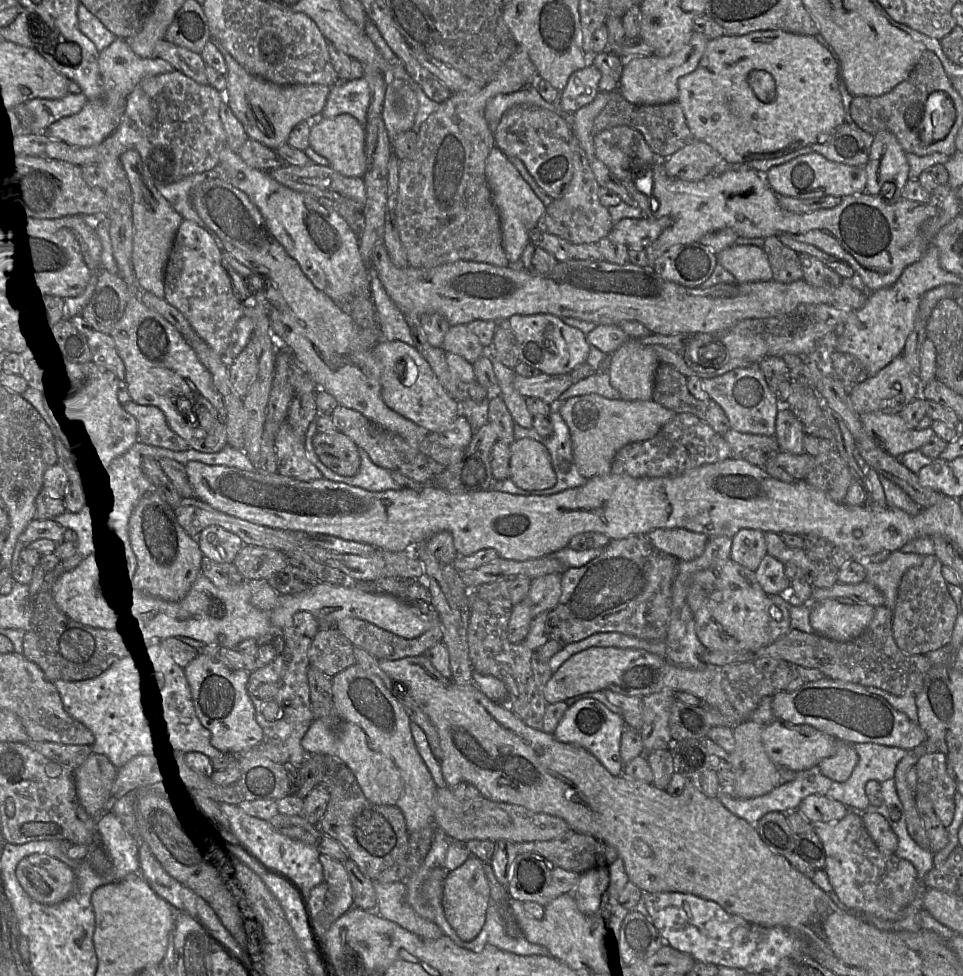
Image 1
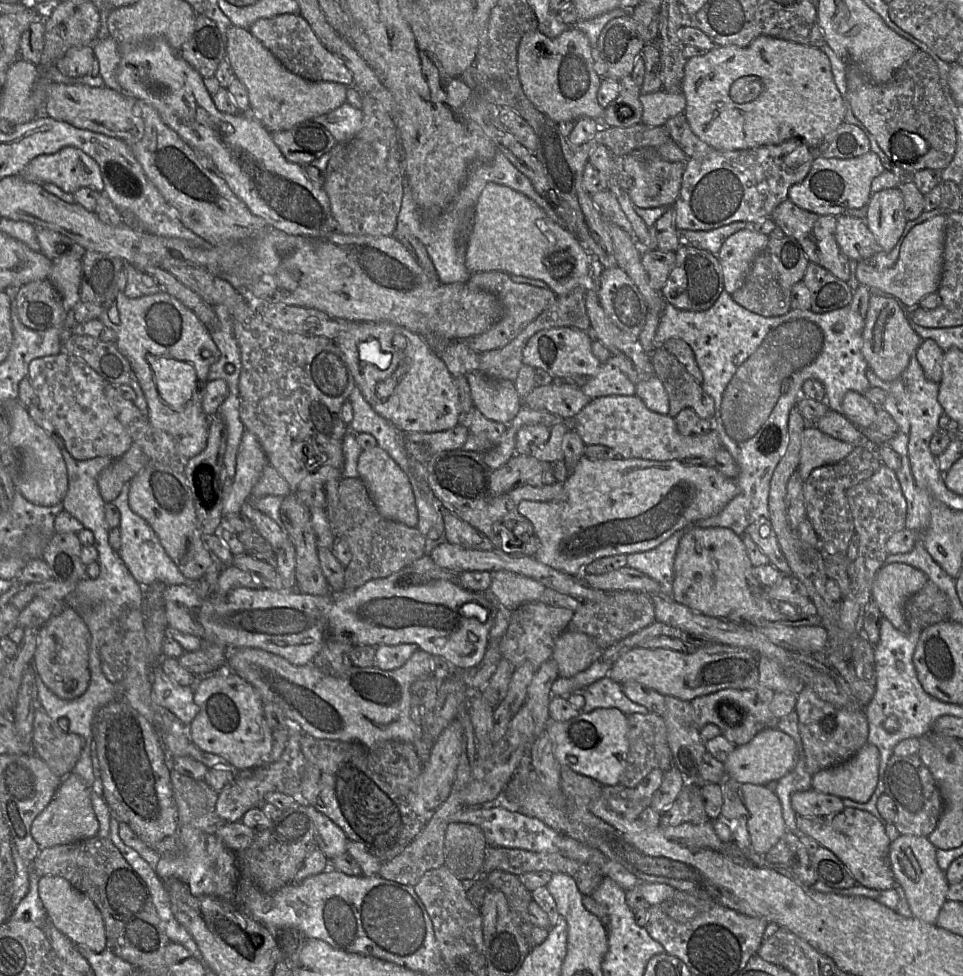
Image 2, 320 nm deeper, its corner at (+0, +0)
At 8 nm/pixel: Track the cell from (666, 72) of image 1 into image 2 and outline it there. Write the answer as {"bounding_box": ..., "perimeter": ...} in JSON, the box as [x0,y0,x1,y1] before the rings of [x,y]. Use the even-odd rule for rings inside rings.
{"bounding_box":[641,90,686,126],"perimeter":[[[660,90],[654,93],[641,93],[643,105],[642,122],[648,126],[662,126],[670,118],[684,113],[686,98],[682,91],[668,92]]]}

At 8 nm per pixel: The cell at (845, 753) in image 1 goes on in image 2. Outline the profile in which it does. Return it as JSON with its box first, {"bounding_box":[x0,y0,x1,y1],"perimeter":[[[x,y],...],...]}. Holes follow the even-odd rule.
{"bounding_box":[812,742,879,803],"perimeter":[[[867,742],[848,761],[812,775],[812,789],[866,803],[877,787],[879,763],[879,750]]]}

